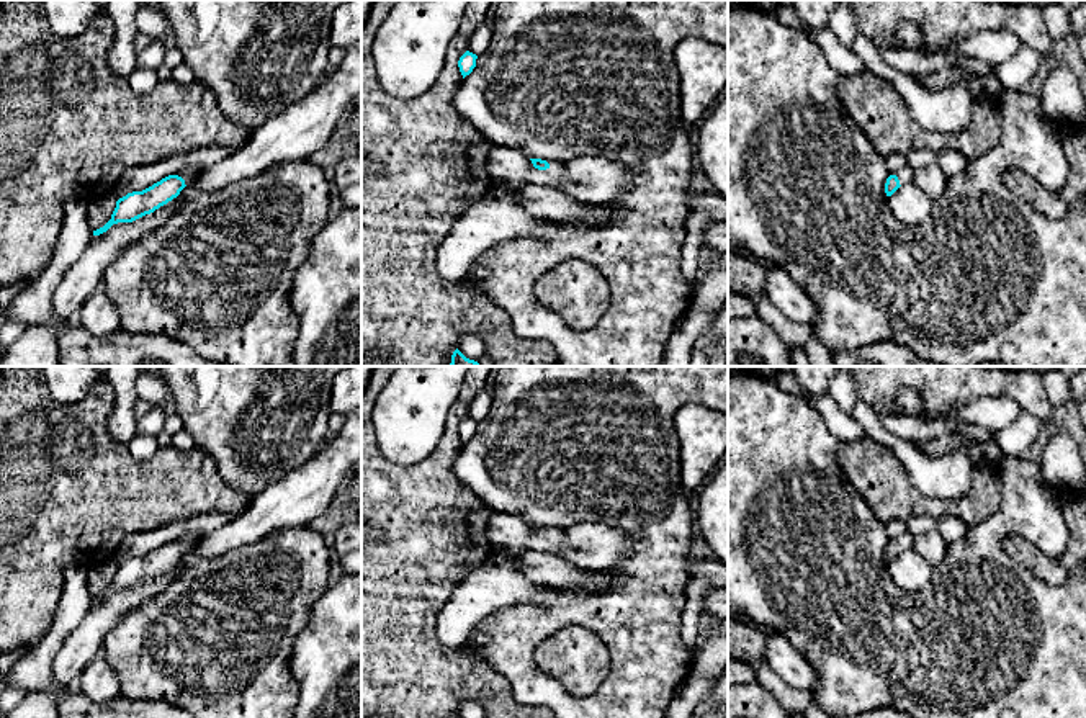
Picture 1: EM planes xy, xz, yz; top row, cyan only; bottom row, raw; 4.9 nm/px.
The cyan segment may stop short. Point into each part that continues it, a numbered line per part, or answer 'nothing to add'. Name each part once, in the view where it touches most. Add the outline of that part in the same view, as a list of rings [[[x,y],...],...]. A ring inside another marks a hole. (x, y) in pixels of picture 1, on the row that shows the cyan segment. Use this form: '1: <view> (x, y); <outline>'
1: xz (550, 177); [[[546,160],[546,162],[550,164],[546,170],[533,168],[535,180],[540,185],[556,186],[563,178],[563,175],[566,173],[566,165],[564,162],[559,160]]]

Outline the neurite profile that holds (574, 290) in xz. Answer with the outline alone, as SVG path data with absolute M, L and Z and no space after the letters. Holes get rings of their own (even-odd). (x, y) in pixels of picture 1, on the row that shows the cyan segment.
M568 260L535 285L536 299L572 330L594 327L610 304L610 288L595 265Z

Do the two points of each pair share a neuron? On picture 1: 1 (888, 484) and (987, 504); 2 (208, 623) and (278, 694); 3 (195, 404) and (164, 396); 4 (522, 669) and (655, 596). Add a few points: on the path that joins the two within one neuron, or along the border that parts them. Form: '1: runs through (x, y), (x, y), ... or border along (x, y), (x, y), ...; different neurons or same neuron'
1: runs through (913, 502), (933, 507), (962, 507); same neuron
2: runs through (226, 641), (260, 676); same neuron
3: border along (166, 383), (172, 394), (174, 411); different neurons
4: runs through (538, 630), (553, 615), (615, 615); same neuron

